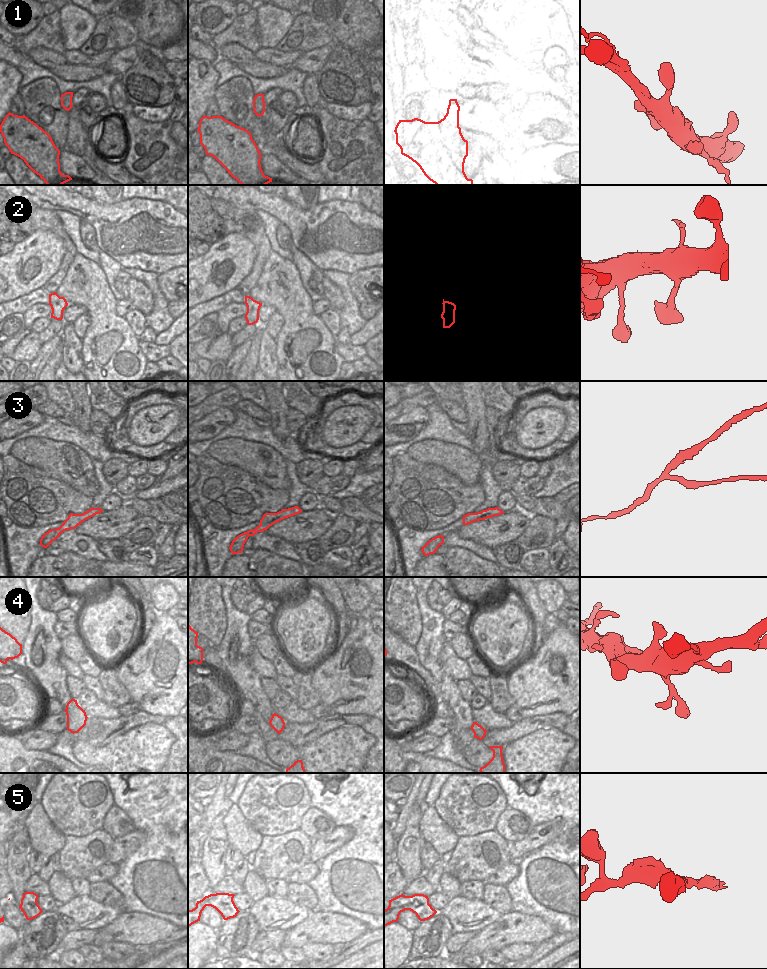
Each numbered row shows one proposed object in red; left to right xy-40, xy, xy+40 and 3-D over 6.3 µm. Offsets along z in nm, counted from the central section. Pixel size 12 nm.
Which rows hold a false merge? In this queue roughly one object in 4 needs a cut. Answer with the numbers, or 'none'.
3

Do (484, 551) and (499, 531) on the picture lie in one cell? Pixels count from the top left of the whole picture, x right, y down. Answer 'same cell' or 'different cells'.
different cells

